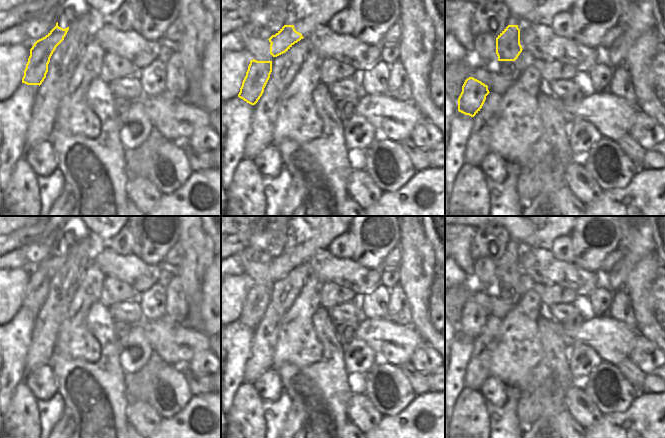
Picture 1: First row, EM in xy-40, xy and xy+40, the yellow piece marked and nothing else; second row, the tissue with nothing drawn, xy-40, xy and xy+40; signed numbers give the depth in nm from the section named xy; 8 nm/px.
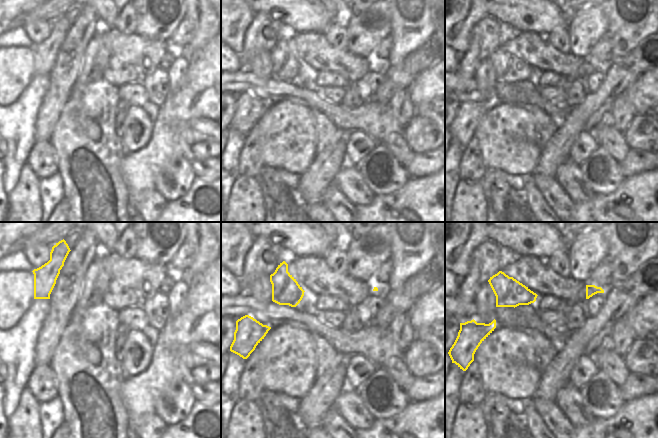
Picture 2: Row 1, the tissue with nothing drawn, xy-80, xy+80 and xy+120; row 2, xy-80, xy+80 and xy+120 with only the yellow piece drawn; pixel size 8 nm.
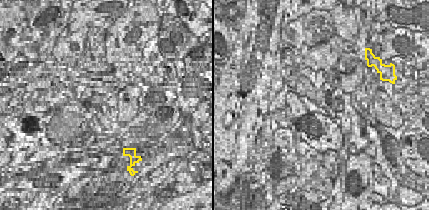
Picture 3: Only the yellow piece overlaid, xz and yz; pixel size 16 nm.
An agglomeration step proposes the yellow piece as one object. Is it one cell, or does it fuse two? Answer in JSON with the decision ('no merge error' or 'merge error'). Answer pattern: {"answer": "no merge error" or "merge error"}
{"answer": "merge error"}

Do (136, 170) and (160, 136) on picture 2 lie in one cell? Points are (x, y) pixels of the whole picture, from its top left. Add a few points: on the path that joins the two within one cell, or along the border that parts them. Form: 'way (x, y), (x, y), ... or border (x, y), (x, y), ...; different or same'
way (145, 162), (160, 145); same

